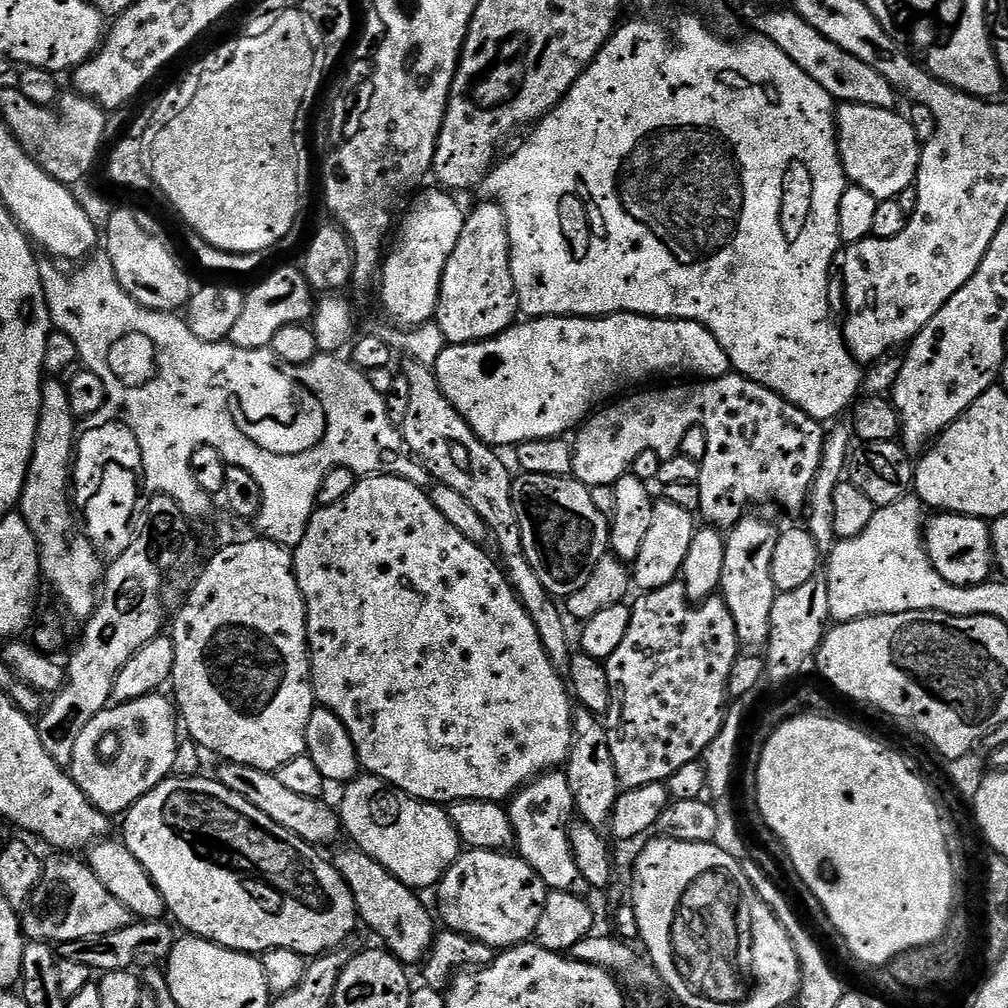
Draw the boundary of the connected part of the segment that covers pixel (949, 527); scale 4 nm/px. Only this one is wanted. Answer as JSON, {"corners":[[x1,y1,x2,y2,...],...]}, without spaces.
{"corners":[[940,512,927,517,922,528,924,534,924,549,932,562,932,568,942,574,946,582,958,586,961,590,973,588,976,584,989,583,991,572,994,572,994,557,992,554,992,529,987,519,979,516,959,516,956,512]]}

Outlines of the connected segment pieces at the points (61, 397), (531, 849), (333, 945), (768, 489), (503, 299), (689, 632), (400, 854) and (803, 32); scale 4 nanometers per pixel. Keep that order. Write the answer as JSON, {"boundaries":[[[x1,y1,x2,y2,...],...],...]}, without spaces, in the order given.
{"boundaries":[[[48,378,40,385,40,413,34,450,20,495,18,511,33,531,40,551,40,575,64,603,63,611,69,617,87,621,94,614,102,591,105,561,96,547,84,537,81,525,74,515,70,499,70,477,74,472,74,449,78,439,78,417,70,410,68,385,59,378]],[[549,770,524,785,507,805,510,814,510,826,514,826,516,835,515,851,521,860,531,866,540,875,544,885,550,890,567,890,575,896,584,896,589,891,586,878,582,878,582,870,578,870,578,862,574,862,574,854,570,850,568,825,576,812,574,794,570,794,570,782,567,775,560,770]],[[203,775,167,778,133,804,123,817,125,820,122,843,130,850,130,854,134,854,134,858,138,858,138,862,142,862,142,866,150,874,154,886,162,894,165,909,170,916,172,912,171,919,177,925,180,923,185,928,183,930,185,933,199,936,200,939,208,940,212,944,221,944,222,947,235,952,263,954,272,948,285,948,294,950,299,956,315,958,324,955,325,952,339,949,343,945,340,943,355,930,356,924,358,928,358,913,354,894,350,894,350,886,346,886,335,863,331,859,323,860,320,857,321,849,319,847,307,844,302,838,298,838,298,834,278,826,278,822,274,822,274,818,266,818,266,814,262,814,262,810,258,810,258,806,250,806,250,802,246,802,246,798,234,794,234,790,226,790,226,786,222,786,219,780,204,779]],[[739,374,691,384,693,385,650,390,634,396,625,395,619,402,609,403,593,411,575,433,576,440,572,444,572,476,592,488,613,485,629,473,635,458,643,450,652,449,657,452,661,446,673,443,673,432,679,433,685,428,703,428,708,439,708,449,704,460,700,461,699,515,702,520,704,516,705,525,721,530,732,529,751,509,748,508,751,504,768,504,771,500,781,504,788,512,796,512,800,507,803,509,807,505,812,483,822,462,825,425,810,418,810,414,798,410,798,406,794,406,786,398,774,394,774,390]],[[495,202,483,203,465,215,462,234,459,235,457,245,450,254,441,276,440,297,437,300,434,323,440,328,448,344,476,344,480,340,489,340,512,327,518,320,520,303,516,297,516,287,510,270,505,214]],[[677,582,637,597,636,604,631,605,630,630,626,630,626,638,622,638,618,650,614,650,606,662,610,678,606,738,610,742,610,758,614,758,621,789,665,783,678,774,686,762,701,759,710,742,722,730,730,705,730,670,734,670,734,662,742,652,733,615,720,594,693,602,688,599,683,583]],[[371,774,357,775,344,790,338,815,343,831,352,839,349,841,406,887,435,889,462,851,447,811,441,805,415,800]],[[776,8,773,12,758,13,756,28,760,32,757,33,763,39,772,40,774,46,778,46,778,50,782,50,782,54,786,54,786,58,794,62,794,66,806,70,806,74,810,74,810,78,814,78,814,82,818,82,822,90,831,94,833,101,875,108,897,107,896,89,890,86,890,82,886,82,886,78,882,78,882,74,878,74,878,70,874,70,874,66,866,66,866,62,854,58,854,54,846,54,842,46,834,46,830,38,818,34,818,30,814,30,814,26,810,26,810,22,802,19,796,11,787,11]]]}

